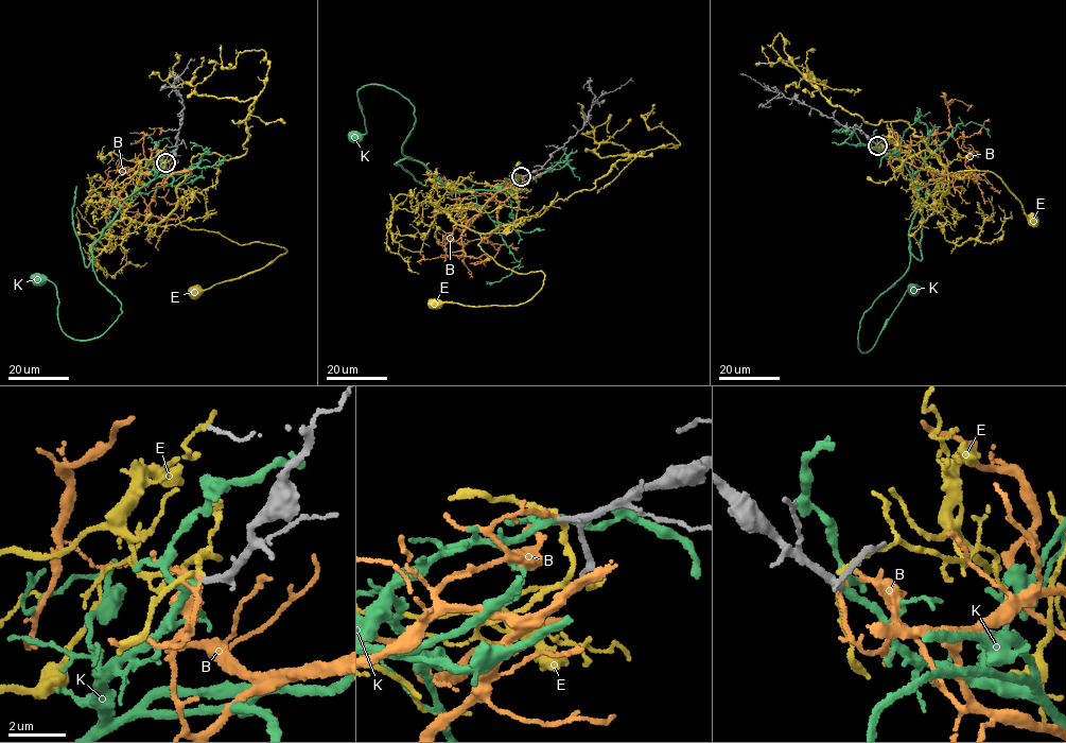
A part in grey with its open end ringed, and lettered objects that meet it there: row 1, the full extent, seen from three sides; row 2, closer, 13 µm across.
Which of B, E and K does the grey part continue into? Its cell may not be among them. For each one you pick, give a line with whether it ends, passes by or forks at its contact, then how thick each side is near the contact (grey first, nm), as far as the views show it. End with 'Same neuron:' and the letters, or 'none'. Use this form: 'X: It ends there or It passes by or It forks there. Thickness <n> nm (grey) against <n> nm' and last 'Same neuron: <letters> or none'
K: It passes by. Thickness 150 nm (grey) against 190 nm
Same neuron: K

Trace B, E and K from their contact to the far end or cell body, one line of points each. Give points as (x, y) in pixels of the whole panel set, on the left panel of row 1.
B: (165, 162), (150, 212), (163, 220), (182, 217), (184, 206), (164, 197), (168, 188)
E: (165, 161), (142, 159), (112, 188), (107, 224), (172, 213), (240, 244), (287, 251), (195, 293)
K: (165, 162), (92, 247), (95, 276), (121, 305), (103, 334), (82, 341), (67, 334), (56, 287), (38, 279)

